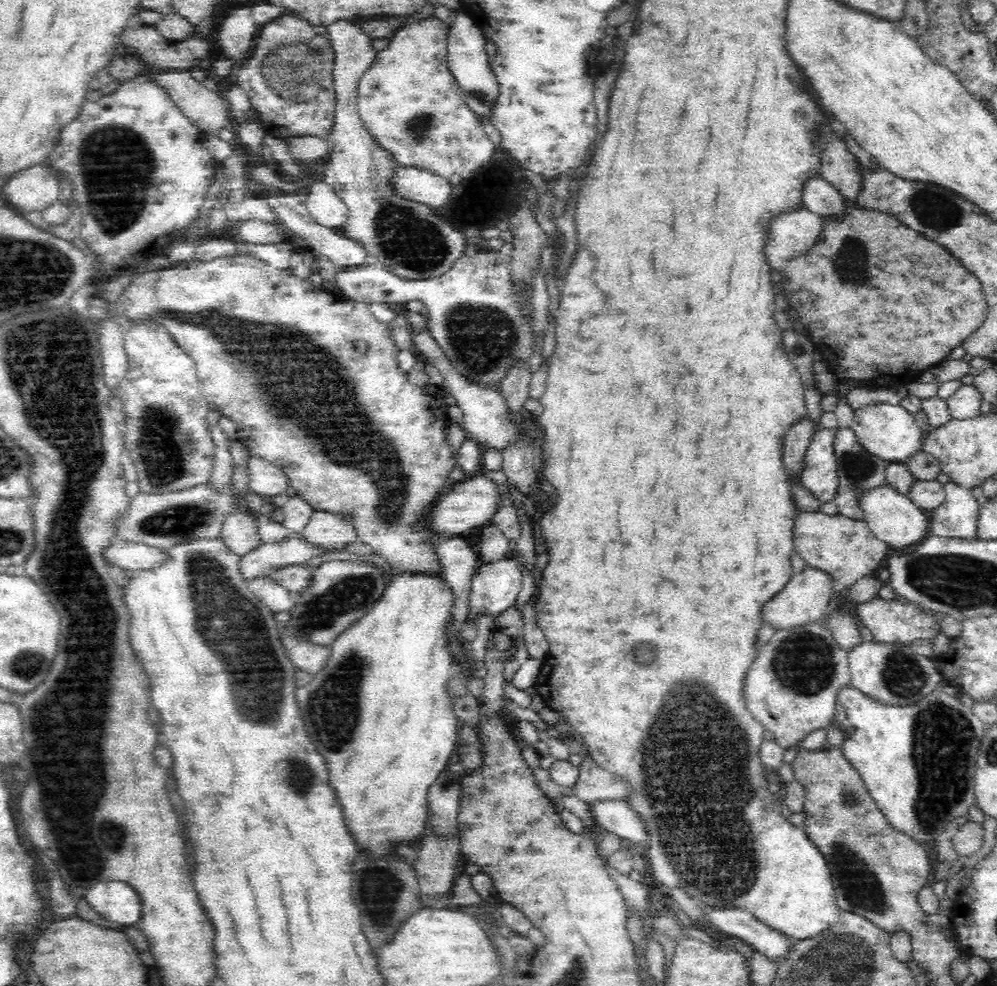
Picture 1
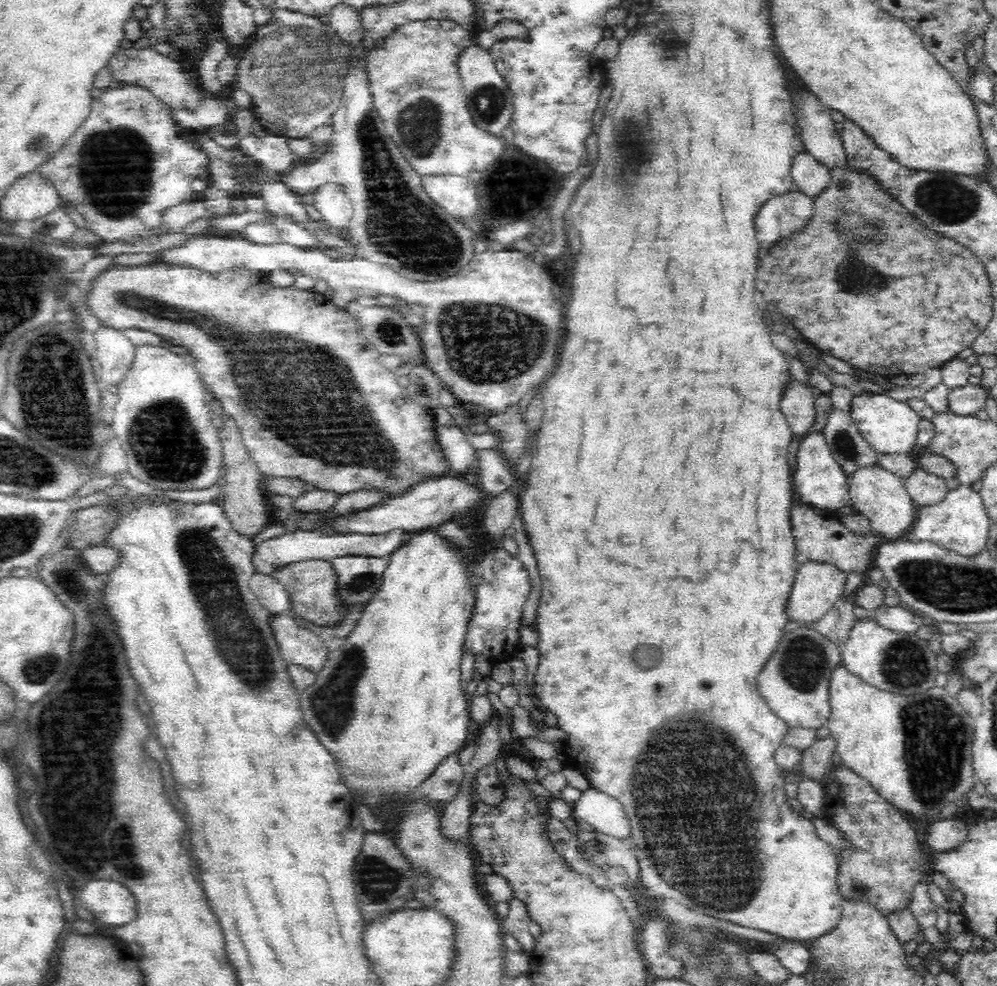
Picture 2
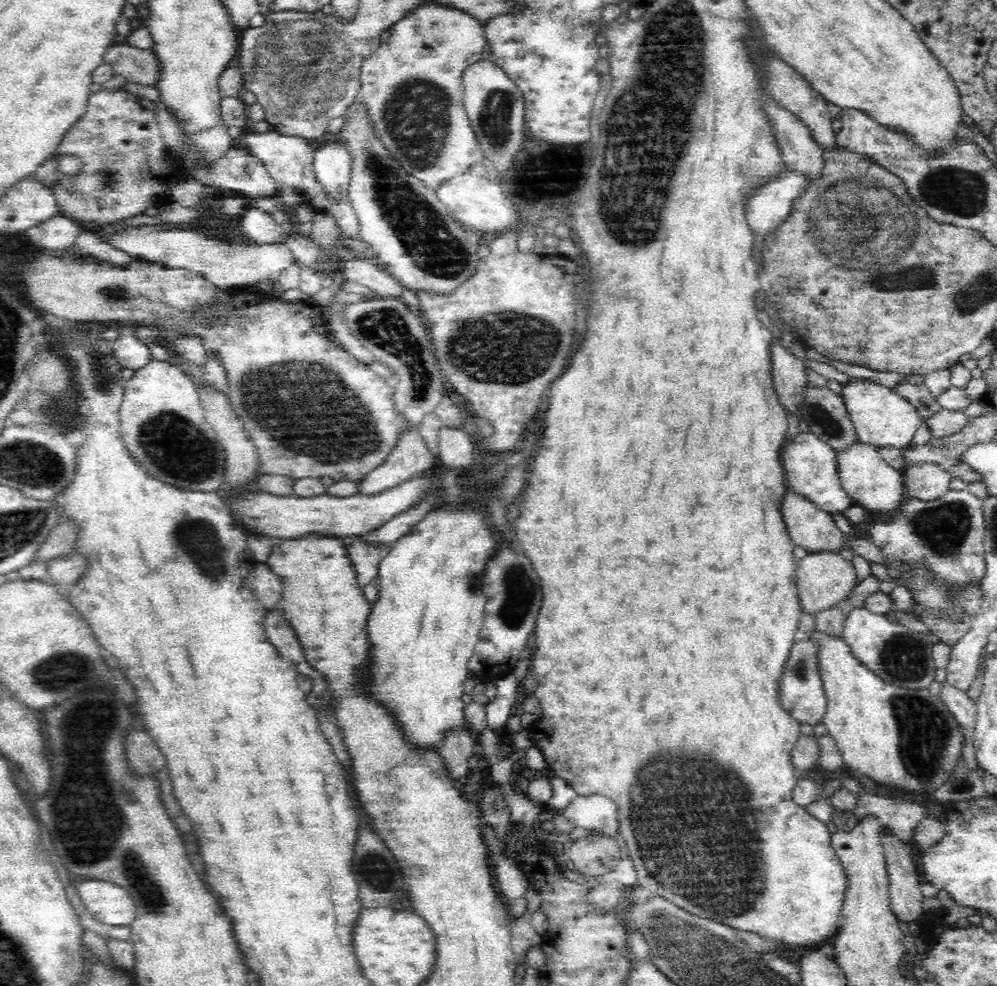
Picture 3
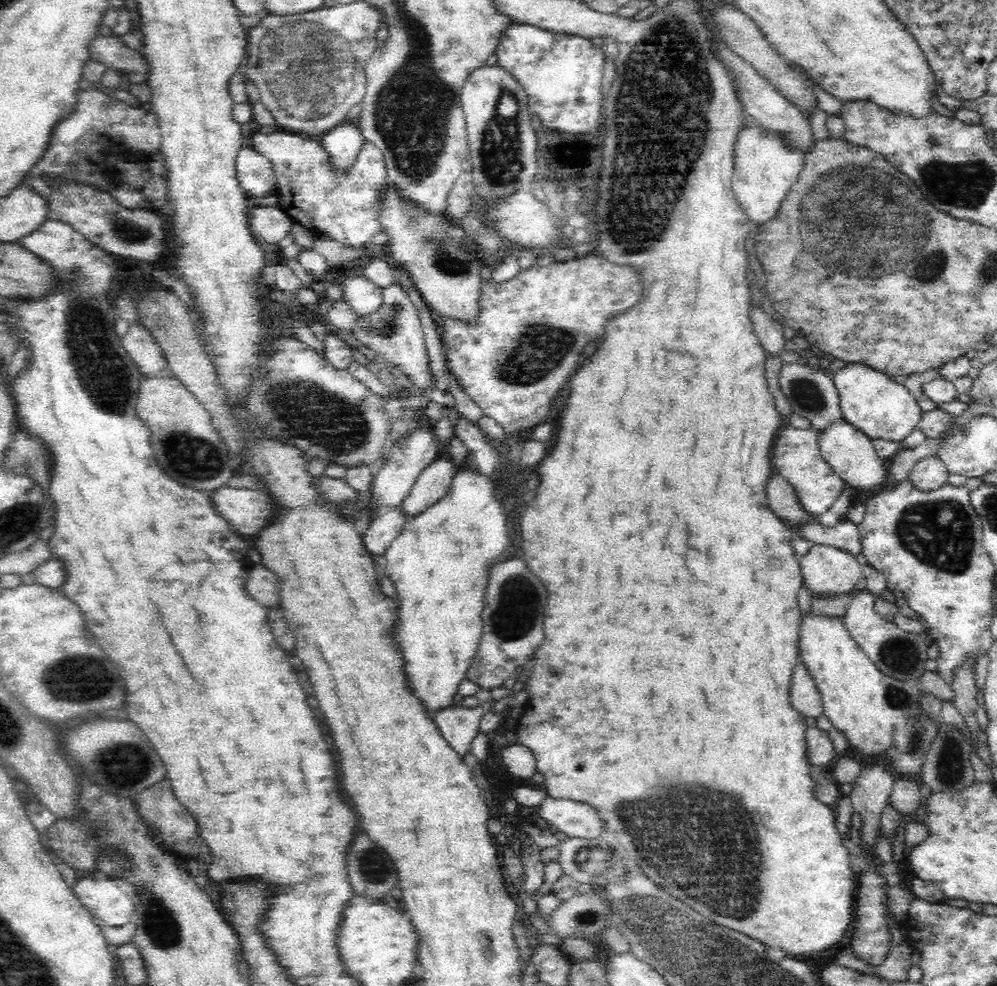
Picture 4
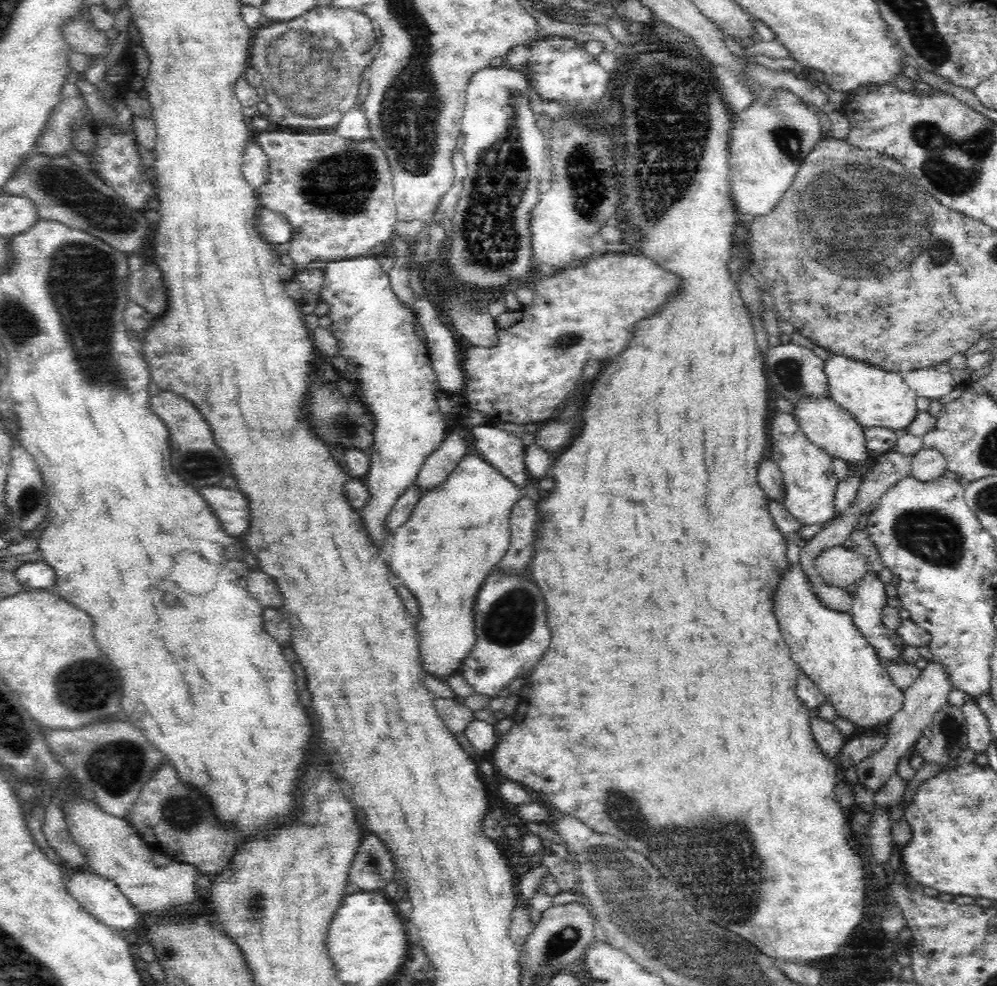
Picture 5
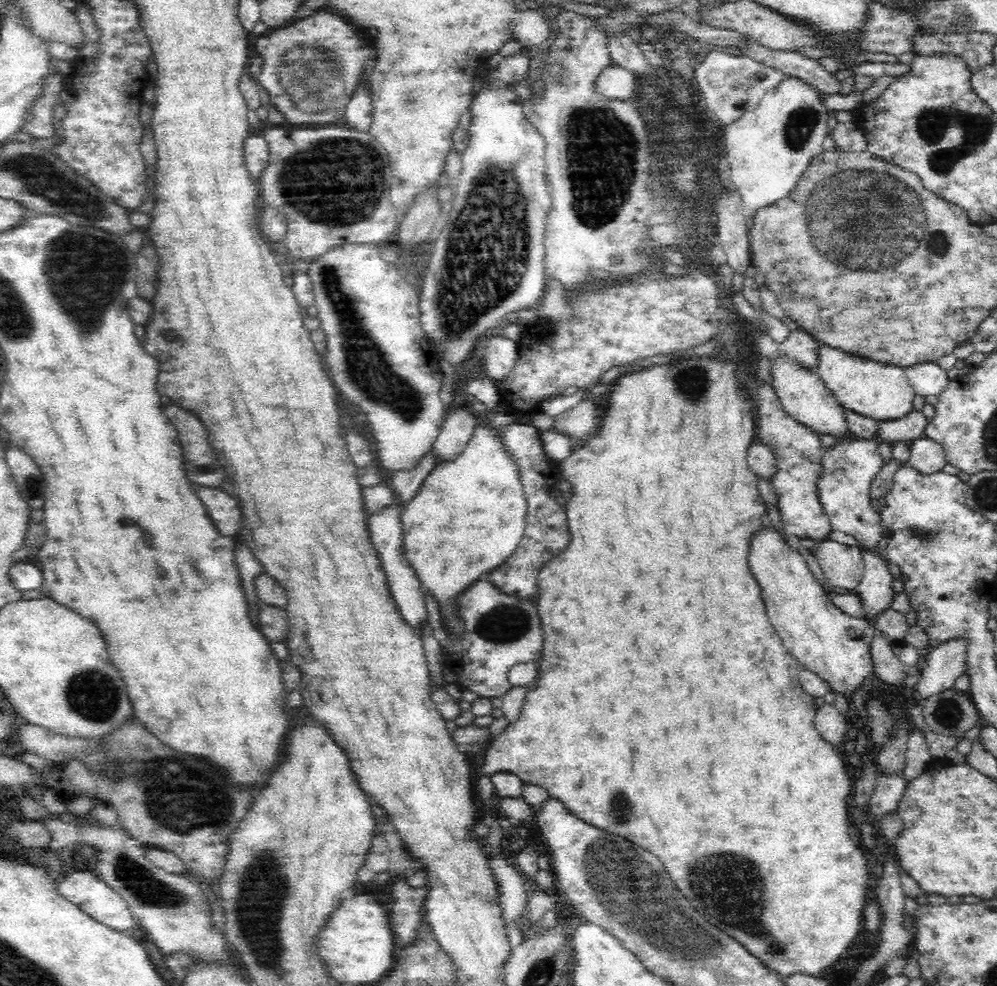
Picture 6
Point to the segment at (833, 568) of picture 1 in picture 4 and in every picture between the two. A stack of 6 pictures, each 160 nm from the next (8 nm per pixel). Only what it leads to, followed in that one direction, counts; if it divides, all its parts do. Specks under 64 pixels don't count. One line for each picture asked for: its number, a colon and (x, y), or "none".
2: (819, 534)
3: (814, 529)
4: (782, 499)

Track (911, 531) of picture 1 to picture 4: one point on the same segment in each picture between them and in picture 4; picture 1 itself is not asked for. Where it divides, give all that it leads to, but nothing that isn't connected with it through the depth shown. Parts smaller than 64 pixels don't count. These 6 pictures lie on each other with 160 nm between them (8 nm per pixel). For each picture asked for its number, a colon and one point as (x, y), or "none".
2: (879, 495)
3: (871, 483)
4: (851, 454)

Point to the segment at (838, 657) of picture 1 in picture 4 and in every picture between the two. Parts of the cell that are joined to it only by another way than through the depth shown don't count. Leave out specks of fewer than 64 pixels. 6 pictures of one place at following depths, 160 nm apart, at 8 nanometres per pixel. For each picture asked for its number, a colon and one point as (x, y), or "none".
2: (795, 683)
3: (801, 691)
4: (805, 697)

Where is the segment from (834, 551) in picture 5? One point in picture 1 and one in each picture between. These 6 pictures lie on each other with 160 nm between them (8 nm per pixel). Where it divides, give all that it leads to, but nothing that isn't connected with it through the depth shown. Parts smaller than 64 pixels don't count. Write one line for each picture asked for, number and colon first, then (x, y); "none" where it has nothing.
1: (805, 598)
2: (818, 586)
3: (824, 578)
4: (828, 570)

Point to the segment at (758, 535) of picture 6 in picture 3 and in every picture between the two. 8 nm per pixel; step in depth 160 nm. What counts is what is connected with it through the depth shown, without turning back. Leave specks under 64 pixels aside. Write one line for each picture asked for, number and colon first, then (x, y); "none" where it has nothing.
3: (905, 738)
4: (880, 715)
5: (827, 645)

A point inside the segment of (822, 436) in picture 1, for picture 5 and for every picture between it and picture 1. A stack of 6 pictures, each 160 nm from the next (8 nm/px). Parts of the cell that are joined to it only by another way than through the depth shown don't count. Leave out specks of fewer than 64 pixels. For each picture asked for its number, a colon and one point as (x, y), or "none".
2: (820, 480)
3: (810, 466)
4: (796, 457)
5: (809, 482)

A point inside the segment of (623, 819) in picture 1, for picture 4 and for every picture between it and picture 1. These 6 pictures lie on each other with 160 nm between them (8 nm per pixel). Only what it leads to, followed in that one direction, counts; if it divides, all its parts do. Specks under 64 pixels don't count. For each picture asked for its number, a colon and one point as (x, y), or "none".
2: (603, 812)
3: (596, 813)
4: (578, 820)

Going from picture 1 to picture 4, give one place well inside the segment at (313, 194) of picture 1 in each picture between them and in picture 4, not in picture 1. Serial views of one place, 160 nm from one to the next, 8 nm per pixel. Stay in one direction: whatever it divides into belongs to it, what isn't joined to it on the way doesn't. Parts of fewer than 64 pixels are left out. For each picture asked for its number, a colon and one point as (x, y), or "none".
2: (332, 206)
3: (333, 161)
4: (343, 144)

